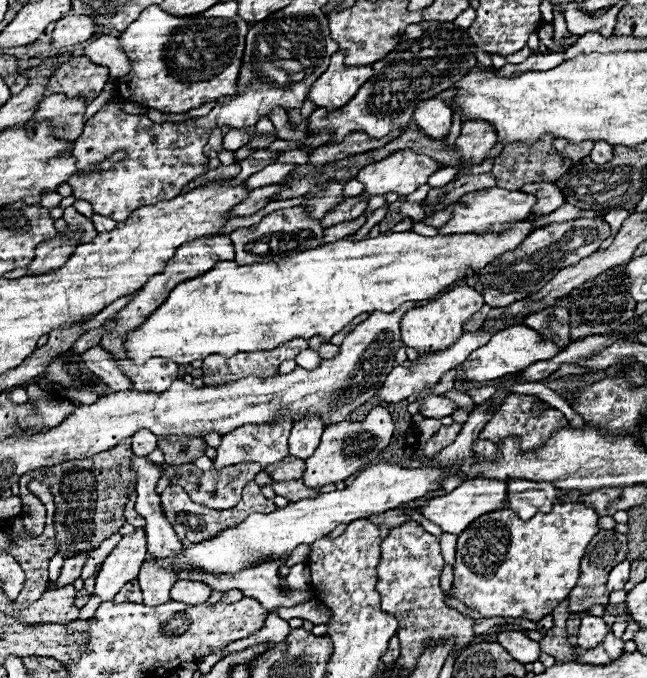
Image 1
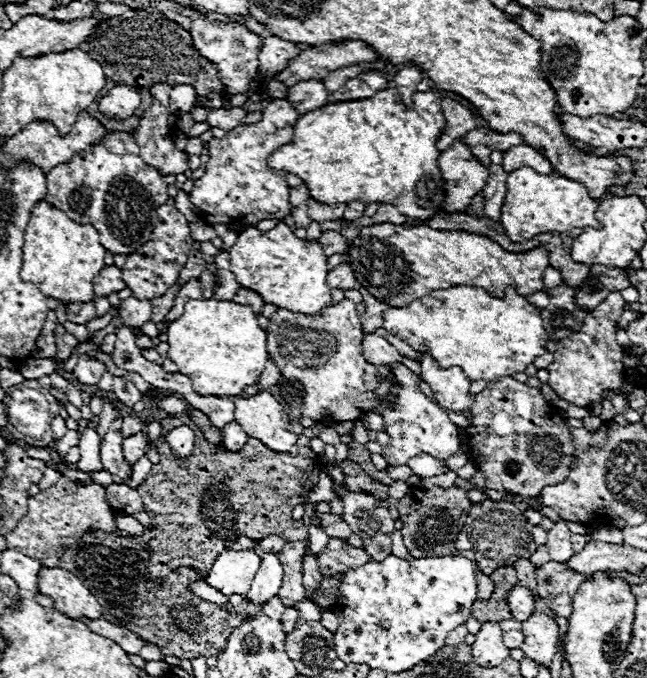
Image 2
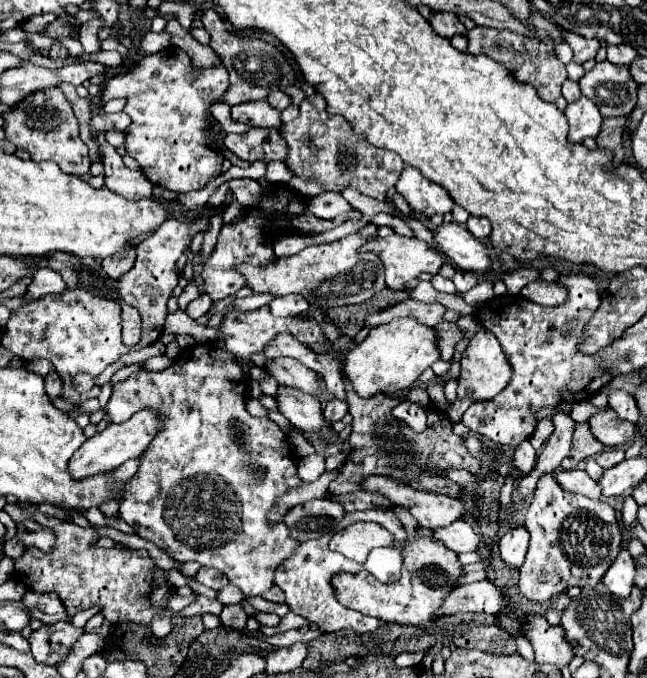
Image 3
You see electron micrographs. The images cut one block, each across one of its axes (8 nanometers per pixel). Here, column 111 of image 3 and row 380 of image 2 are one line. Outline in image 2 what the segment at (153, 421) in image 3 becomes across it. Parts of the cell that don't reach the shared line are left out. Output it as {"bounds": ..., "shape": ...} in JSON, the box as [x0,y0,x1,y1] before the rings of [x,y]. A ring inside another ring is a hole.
{"bounds":[420,354,474,412],"shape":[[[420,354],[422,362],[422,380],[432,388],[432,392],[436,392],[436,400],[442,408],[452,410],[452,412],[466,412],[472,410],[472,402],[474,402],[474,394],[470,394],[470,384],[472,380],[460,370],[460,368],[452,368],[452,370],[442,370],[438,366],[436,360],[430,358],[430,354]]]}

